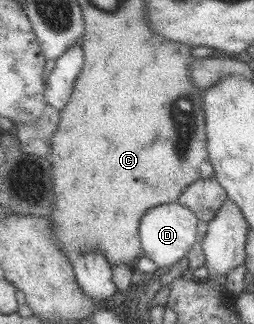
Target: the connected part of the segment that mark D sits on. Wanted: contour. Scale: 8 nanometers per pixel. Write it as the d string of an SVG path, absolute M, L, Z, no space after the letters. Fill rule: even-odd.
M177 202L159 204L154 208L149 208L139 220L138 225L143 254L158 268L171 267L180 258L184 258L190 246L197 241L197 222L195 214Z

